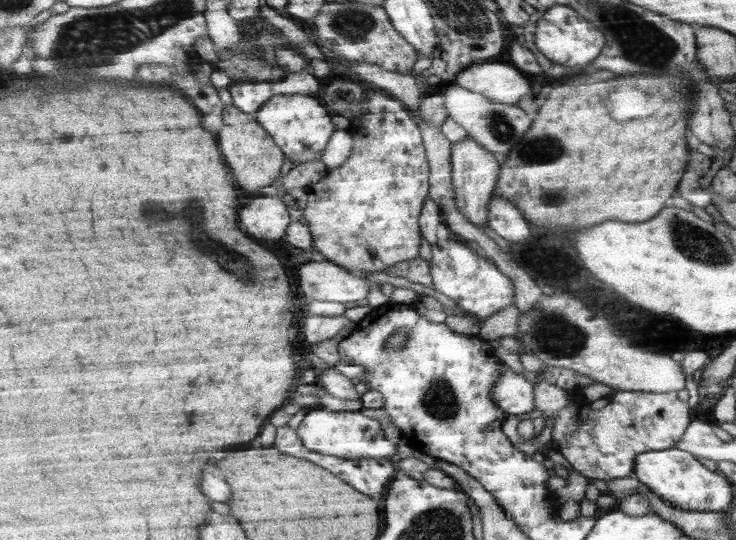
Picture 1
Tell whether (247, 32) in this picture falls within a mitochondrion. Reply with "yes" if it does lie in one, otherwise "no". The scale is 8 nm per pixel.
no

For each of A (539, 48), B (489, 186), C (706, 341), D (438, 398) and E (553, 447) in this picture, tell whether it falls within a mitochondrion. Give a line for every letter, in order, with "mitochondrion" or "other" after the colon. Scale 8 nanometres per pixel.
A: other
B: other
C: other
D: mitochondrion
E: other

